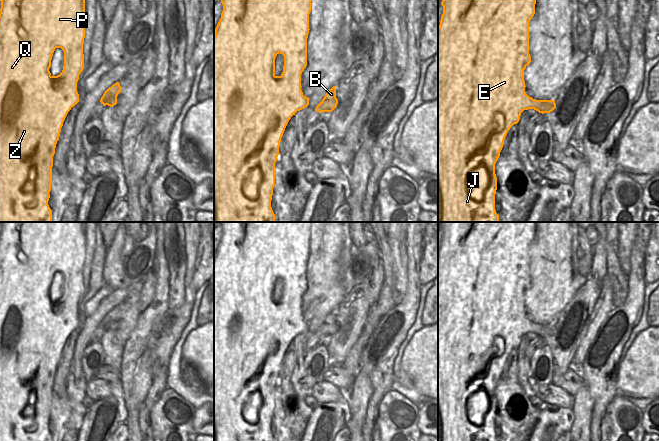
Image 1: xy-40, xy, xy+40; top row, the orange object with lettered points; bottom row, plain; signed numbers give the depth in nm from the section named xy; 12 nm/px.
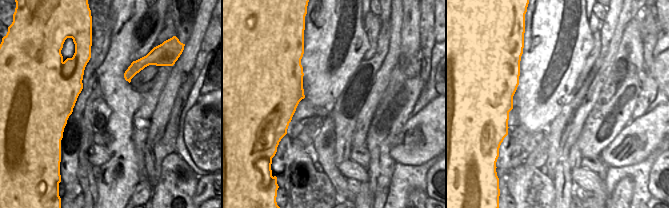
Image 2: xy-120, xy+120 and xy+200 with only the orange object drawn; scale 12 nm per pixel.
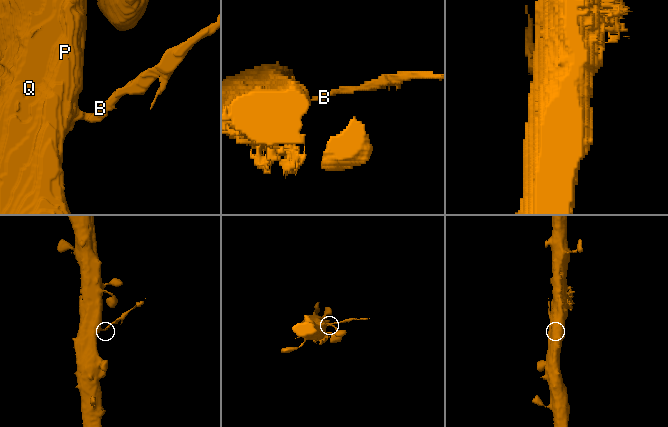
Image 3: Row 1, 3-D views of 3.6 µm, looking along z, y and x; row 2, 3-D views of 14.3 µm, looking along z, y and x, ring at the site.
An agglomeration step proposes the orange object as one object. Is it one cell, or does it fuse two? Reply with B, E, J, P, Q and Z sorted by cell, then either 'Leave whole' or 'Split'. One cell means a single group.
Groups: B / E J P Q Z. Split.

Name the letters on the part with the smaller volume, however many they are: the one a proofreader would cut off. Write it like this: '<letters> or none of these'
B

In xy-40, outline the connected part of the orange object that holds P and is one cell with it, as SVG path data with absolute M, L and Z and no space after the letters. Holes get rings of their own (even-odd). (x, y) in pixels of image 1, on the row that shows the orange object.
M0 0L0 222L52 222L52 210L48 205L50 198L51 184L52 184L52 167L53 156L57 141L59 140L63 122L71 110L79 102L79 94L77 92L77 82L79 75L84 69L84 54L83 44L85 38L85 0ZM56 48L61 48L64 51L64 66L62 72L57 76L52 76L49 69L51 67L51 60Z

